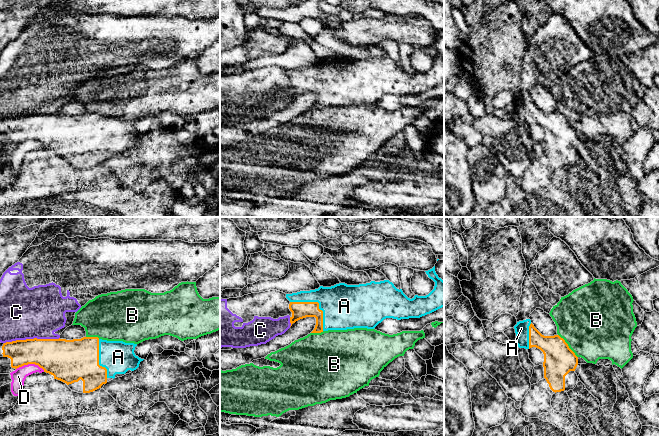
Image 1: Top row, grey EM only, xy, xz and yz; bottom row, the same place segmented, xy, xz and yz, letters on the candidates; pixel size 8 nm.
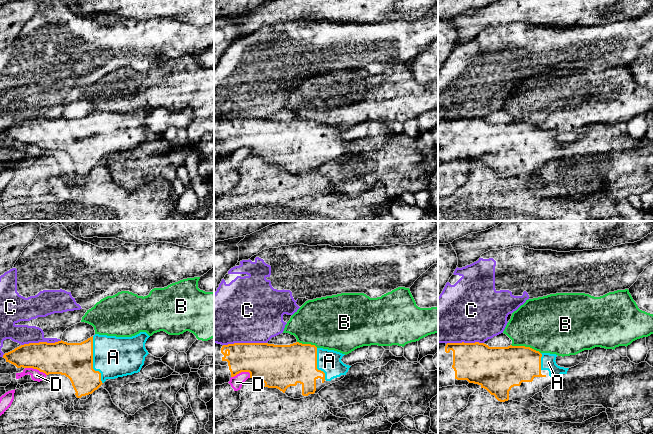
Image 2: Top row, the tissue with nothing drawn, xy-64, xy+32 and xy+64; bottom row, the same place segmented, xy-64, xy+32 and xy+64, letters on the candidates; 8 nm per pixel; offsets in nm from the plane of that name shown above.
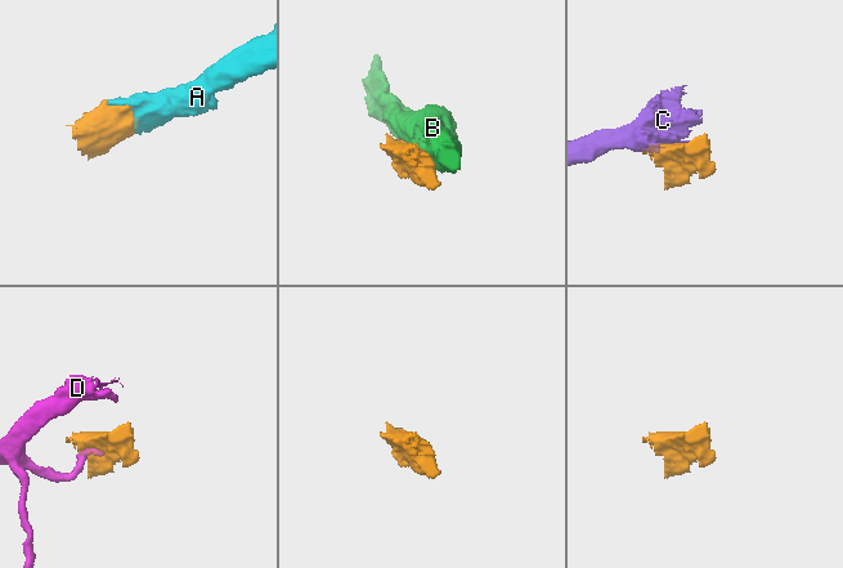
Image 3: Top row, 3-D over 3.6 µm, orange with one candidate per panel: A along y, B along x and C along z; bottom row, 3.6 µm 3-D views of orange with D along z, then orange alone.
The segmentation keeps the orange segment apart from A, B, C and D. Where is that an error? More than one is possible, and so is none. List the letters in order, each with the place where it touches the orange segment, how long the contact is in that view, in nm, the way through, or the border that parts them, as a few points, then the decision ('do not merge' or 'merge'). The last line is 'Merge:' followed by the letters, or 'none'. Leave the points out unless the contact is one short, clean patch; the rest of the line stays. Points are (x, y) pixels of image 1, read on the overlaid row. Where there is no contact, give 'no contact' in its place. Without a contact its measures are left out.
A: contact xz (318, 303); length 360 nm; merge
B: contact yz (568, 346); length 240 nm; do not merge
C: contact xy (31, 339); length 460 nm; border xy (59, 337), (16, 339), (4, 343); do not merge
D: contact xy (30, 363); length 240 nm; border xy (16, 368), (22, 365), (37, 364), (44, 371); do not merge
Merge: A

